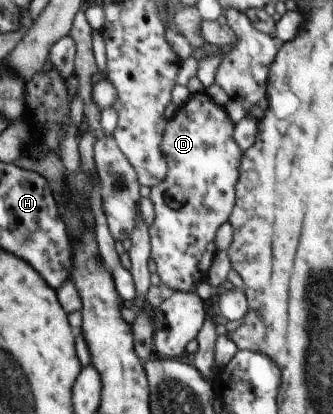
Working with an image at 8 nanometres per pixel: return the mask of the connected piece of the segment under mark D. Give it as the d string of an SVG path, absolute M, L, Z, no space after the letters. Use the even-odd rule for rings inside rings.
M206 90L192 93L189 99L178 108L177 113L167 120L160 150L167 164L164 180L151 188L151 201L155 210L155 219L149 225L151 258L156 262L156 272L161 278L167 293L195 293L199 282L206 280L212 266L217 246L215 236L222 224L229 220L235 205L235 186L239 179L239 168L244 151L235 139L236 123L226 109L206 94ZM171 186L180 186L186 202L179 210L172 210L164 202L164 193Z

